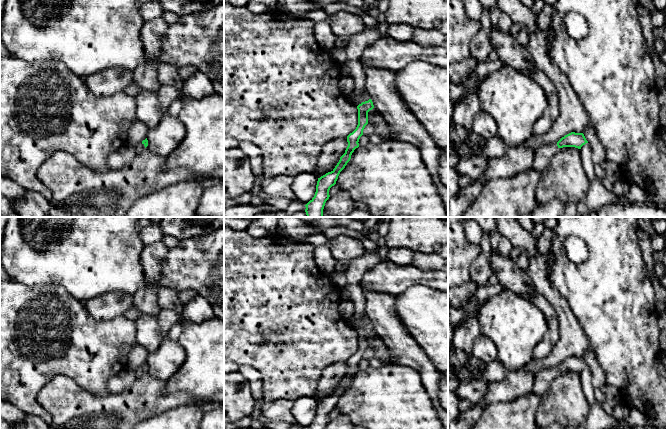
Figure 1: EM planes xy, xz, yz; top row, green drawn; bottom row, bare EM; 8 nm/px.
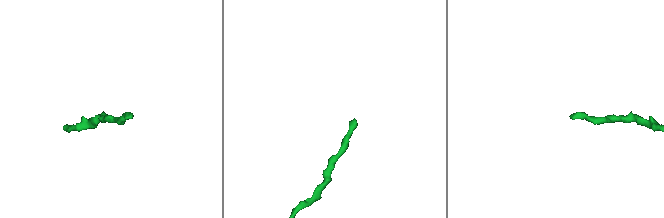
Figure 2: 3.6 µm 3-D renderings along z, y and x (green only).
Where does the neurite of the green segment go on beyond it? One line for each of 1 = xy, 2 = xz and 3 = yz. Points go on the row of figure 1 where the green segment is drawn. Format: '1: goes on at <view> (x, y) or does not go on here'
1: goes on at xy (140, 147)
2: goes on at xz (365, 97)
3: goes on at yz (544, 153)

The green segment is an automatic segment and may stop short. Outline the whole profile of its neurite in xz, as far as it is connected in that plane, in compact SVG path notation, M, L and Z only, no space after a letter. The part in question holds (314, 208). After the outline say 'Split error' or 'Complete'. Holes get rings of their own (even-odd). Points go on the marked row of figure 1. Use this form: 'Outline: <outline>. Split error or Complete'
Outline: M365 88L362 103L357 106L358 125L356 129L347 136L348 146L345 153L340 157L335 168L318 178L314 197L305 205L307 217L323 217L323 209L329 199L329 190L336 184L340 172L345 168L351 159L351 155L359 147L359 139L363 135L363 130L368 124L368 112L374 108L372 100L367 95Z. Split error

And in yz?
Outline: M571 132L562 137L556 144L544 144L537 148L531 169L543 172L559 148L575 147L581 149L586 143L588 141L583 133Z. Split error

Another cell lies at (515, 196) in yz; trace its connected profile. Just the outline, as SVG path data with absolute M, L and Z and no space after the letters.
M528 169L509 178L491 179L462 217L522 217L536 206L542 172Z

